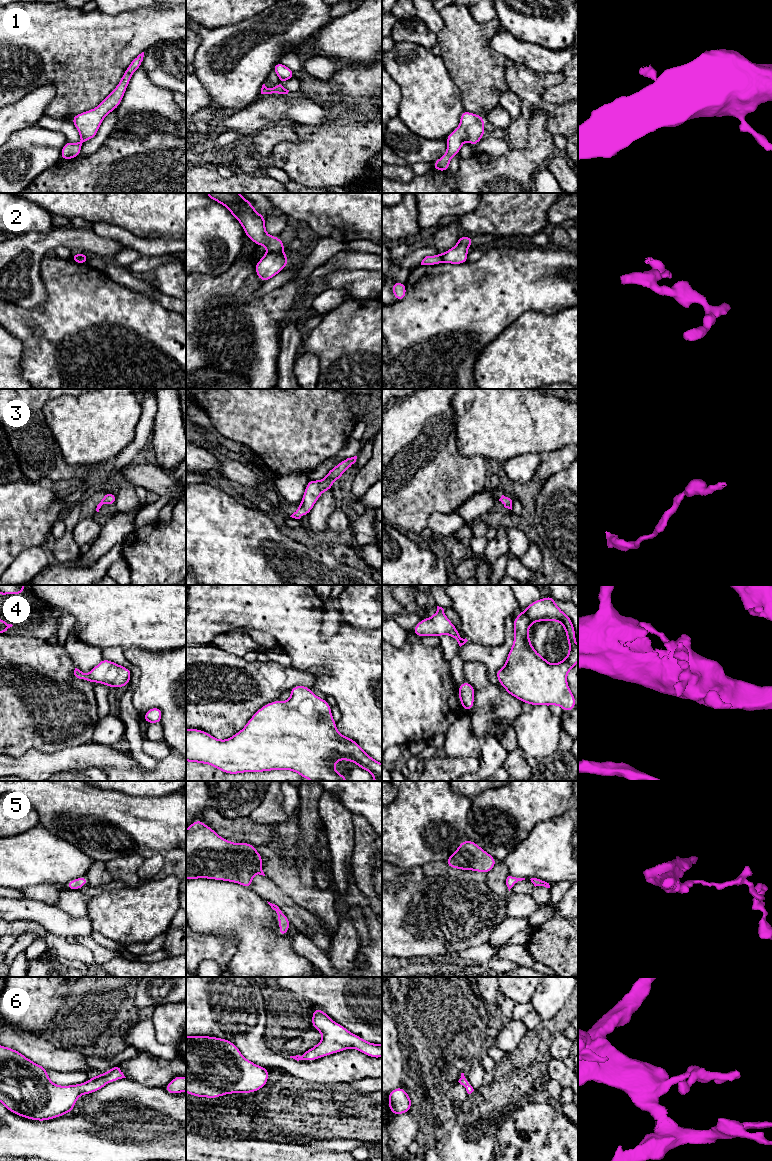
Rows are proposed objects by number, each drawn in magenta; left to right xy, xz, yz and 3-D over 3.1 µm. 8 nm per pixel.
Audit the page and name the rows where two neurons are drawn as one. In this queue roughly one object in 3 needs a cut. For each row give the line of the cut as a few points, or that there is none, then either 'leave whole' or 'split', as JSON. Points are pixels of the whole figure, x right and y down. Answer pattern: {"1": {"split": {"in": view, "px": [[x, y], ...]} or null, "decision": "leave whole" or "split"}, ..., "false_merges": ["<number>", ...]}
{"1": {"split": null, "decision": "leave whole"}, "2": {"split": {"in": "xz", "px": [[281, 251], [267, 253]]}, "decision": "split"}, "3": {"split": null, "decision": "leave whole"}, "4": {"split": null, "decision": "leave whole"}, "5": {"split": null, "decision": "leave whole"}, "6": {"split": null, "decision": "leave whole"}, "false_merges": ["2"]}

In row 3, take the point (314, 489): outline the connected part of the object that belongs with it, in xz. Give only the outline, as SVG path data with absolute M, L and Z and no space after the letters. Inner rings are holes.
M354 456L341 461L322 480L314 481L309 479L300 506L290 517L300 519L302 515L308 515L321 494L324 491L332 490L333 481L339 480L342 474L352 467L356 459L357 456Z

